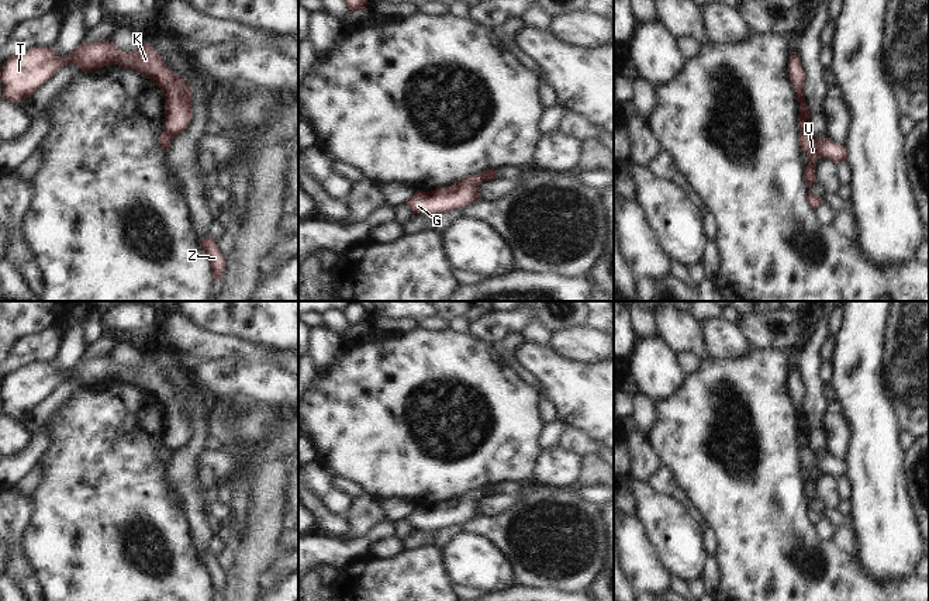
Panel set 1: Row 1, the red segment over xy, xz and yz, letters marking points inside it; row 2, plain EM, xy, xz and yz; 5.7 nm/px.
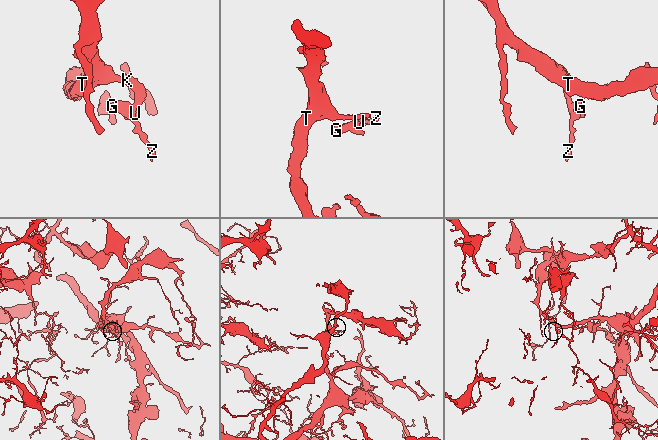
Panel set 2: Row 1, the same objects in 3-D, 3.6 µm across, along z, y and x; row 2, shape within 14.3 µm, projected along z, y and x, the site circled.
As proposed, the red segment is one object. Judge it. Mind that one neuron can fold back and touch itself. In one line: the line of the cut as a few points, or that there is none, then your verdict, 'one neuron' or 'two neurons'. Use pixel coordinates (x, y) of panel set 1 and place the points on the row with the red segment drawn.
xy (165, 130), (172, 138) | two neurons

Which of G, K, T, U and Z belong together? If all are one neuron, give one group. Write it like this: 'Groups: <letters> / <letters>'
Groups: G U Z / K T

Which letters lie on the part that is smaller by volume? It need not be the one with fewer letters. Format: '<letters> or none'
G, U, Z

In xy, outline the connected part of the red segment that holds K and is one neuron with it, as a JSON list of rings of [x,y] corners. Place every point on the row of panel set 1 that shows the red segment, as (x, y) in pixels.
[[[110,39],[82,42],[72,53],[59,56],[49,48],[31,48],[4,61],[0,69],[3,99],[20,104],[31,97],[61,68],[73,63],[89,73],[107,65],[138,70],[165,94],[165,131],[175,138],[191,121],[191,87],[175,73],[149,45],[132,52],[120,51]]]

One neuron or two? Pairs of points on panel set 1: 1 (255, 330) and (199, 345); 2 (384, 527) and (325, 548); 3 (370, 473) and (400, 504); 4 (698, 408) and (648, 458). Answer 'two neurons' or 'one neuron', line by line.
1: two neurons
2: one neuron
3: two neurons
4: two neurons

